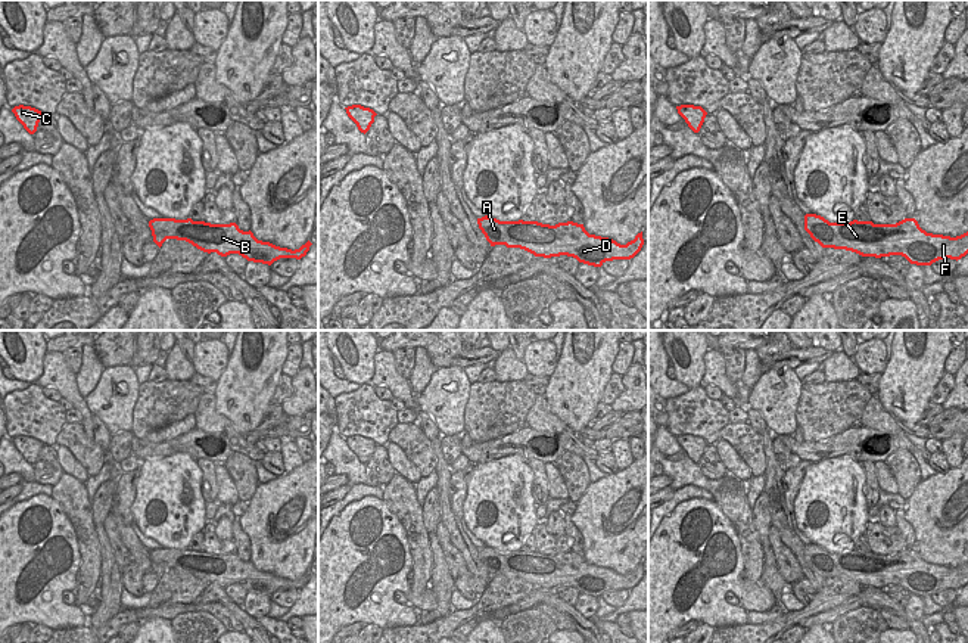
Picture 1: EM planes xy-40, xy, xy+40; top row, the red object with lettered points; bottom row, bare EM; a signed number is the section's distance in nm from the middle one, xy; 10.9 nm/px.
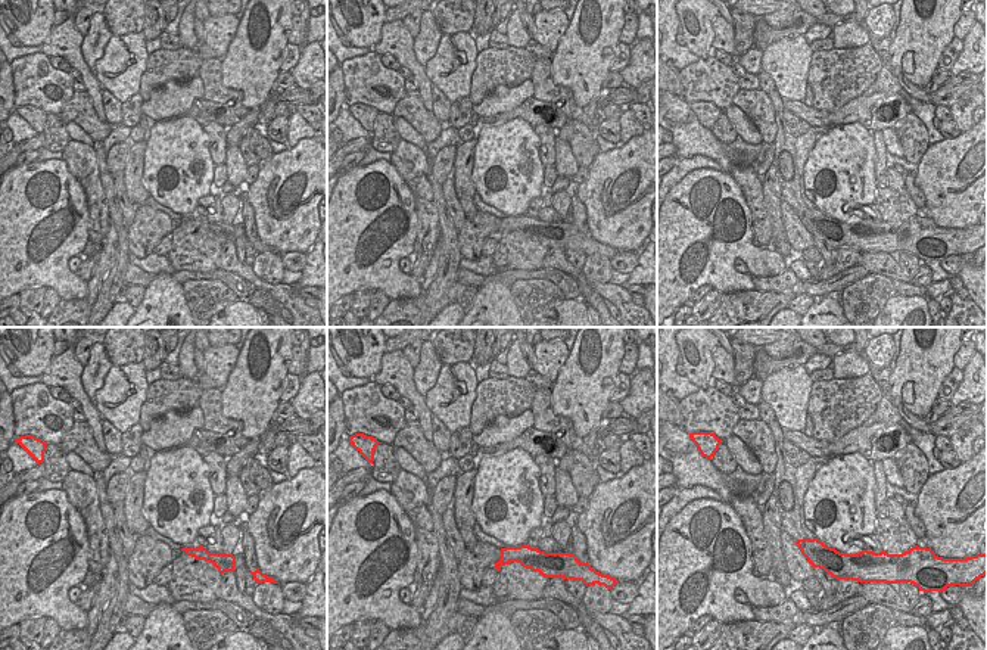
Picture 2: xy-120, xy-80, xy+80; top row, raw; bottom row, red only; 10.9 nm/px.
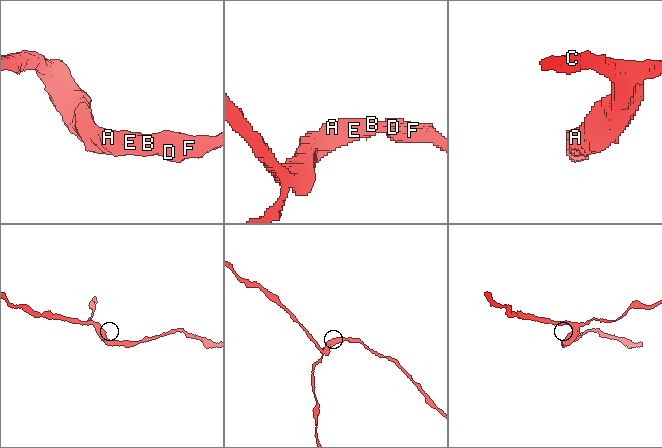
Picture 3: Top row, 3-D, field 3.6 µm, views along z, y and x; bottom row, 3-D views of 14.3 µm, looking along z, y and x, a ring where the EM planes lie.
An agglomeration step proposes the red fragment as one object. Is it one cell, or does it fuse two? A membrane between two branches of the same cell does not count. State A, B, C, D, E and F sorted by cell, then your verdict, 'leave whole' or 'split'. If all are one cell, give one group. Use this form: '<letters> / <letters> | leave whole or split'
A B C D E F | leave whole

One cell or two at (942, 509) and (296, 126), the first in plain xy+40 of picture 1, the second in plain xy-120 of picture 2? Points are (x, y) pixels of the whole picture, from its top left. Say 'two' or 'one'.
two

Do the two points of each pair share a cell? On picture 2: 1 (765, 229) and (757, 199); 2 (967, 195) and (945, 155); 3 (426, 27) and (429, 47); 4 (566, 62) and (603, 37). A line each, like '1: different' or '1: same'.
1: same
2: same
3: same
4: same

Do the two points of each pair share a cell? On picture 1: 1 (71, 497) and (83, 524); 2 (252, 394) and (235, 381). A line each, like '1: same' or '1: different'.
1: same
2: same

